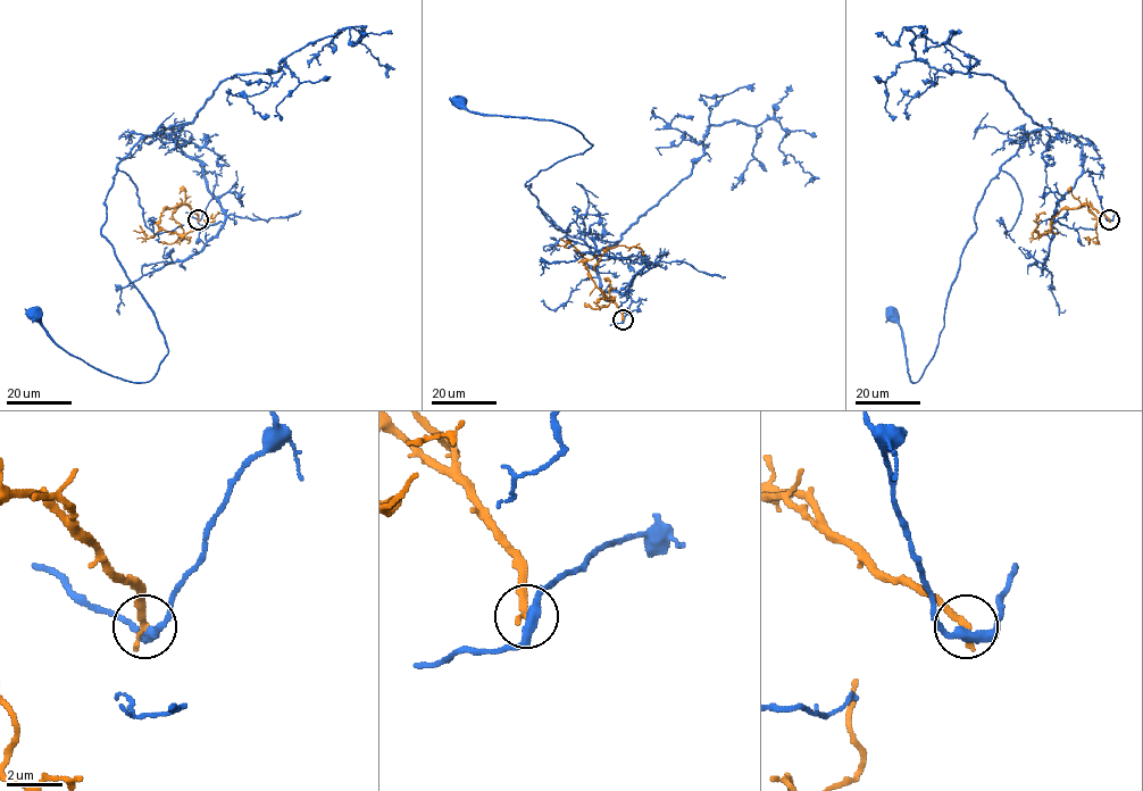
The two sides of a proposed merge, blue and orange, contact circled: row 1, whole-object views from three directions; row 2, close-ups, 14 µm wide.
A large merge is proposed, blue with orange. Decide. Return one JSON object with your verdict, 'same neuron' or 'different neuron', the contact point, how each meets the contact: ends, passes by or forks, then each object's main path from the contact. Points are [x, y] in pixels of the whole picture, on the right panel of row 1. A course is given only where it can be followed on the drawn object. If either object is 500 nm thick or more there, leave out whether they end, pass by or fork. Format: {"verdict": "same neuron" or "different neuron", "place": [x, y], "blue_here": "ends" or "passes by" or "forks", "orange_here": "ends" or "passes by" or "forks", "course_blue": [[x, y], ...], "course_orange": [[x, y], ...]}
{"verdict": "different neuron", "place": [1109, 219], "blue_here": "passes by", "orange_here": "ends", "course_blue": [[1109, 219], [1082, 144], [1033, 130], [978, 202], [918, 381], [890, 316]], "course_orange": [[1109, 219], [1082, 204], [1061, 209], [1051, 219], [1051, 227], [1041, 234], [1035, 219], [1045, 214]]}

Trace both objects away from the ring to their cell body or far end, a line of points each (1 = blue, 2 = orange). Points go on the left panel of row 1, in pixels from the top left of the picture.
1: (199, 219), (216, 175), (170, 127), (144, 135), (101, 234), (164, 335), (150, 381), (71, 355), (34, 316)
2: (199, 219), (186, 204), (178, 204), (165, 209), (158, 225), (172, 233), (188, 233), (219, 214)

